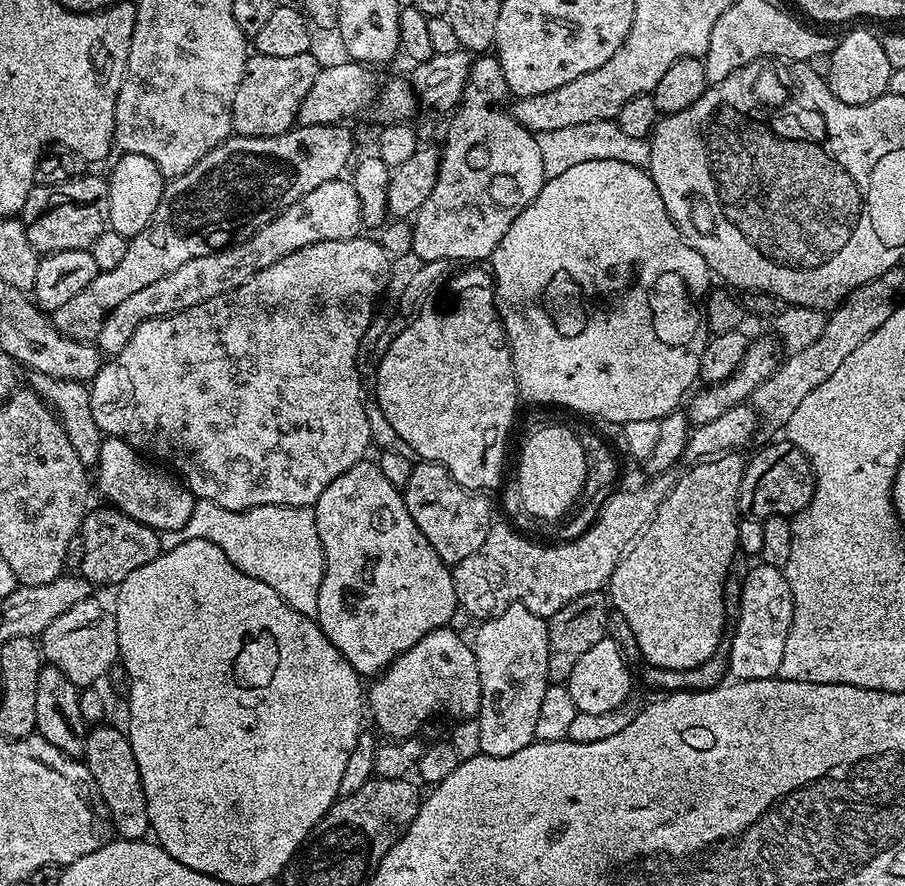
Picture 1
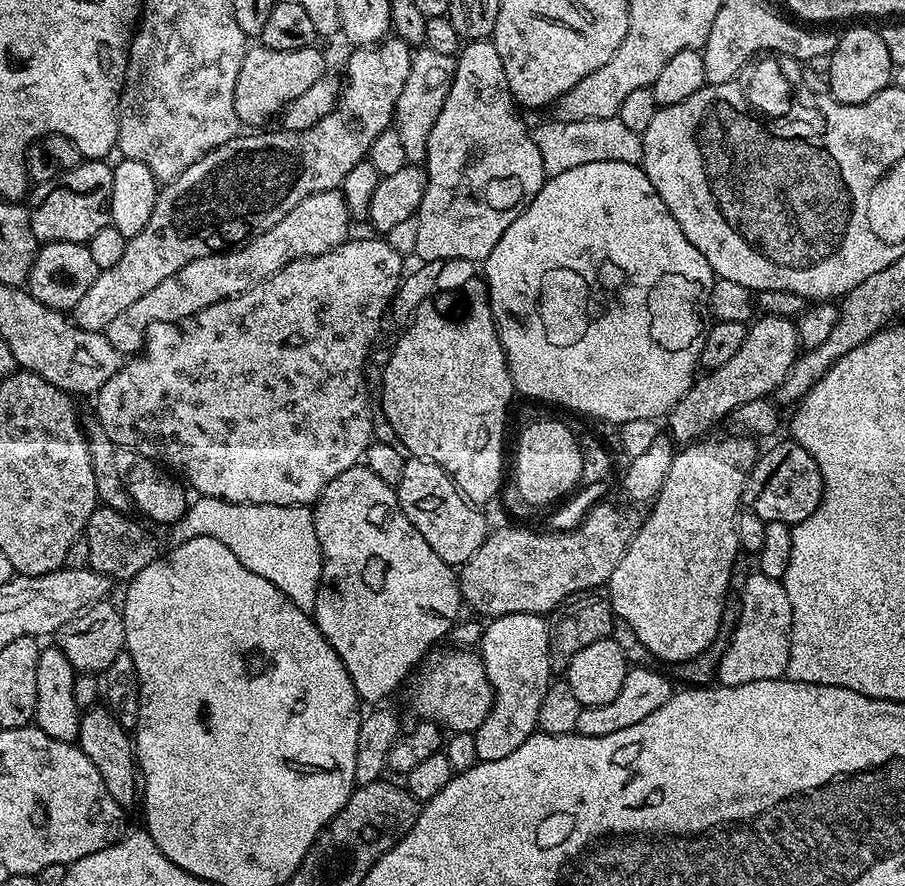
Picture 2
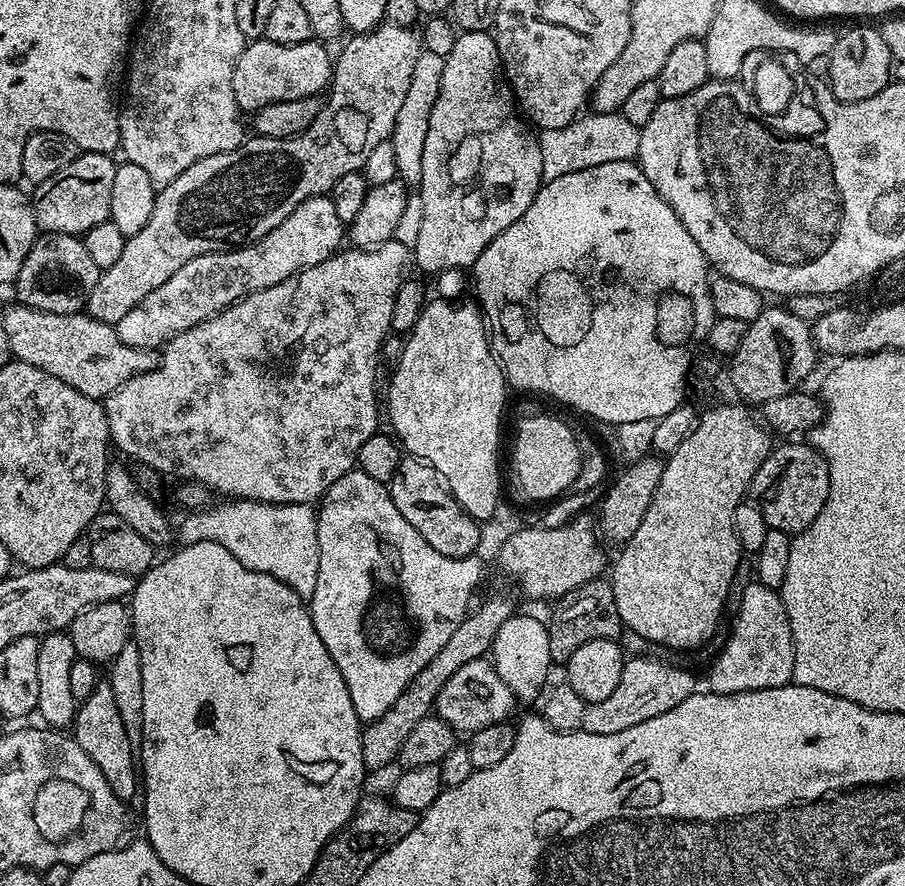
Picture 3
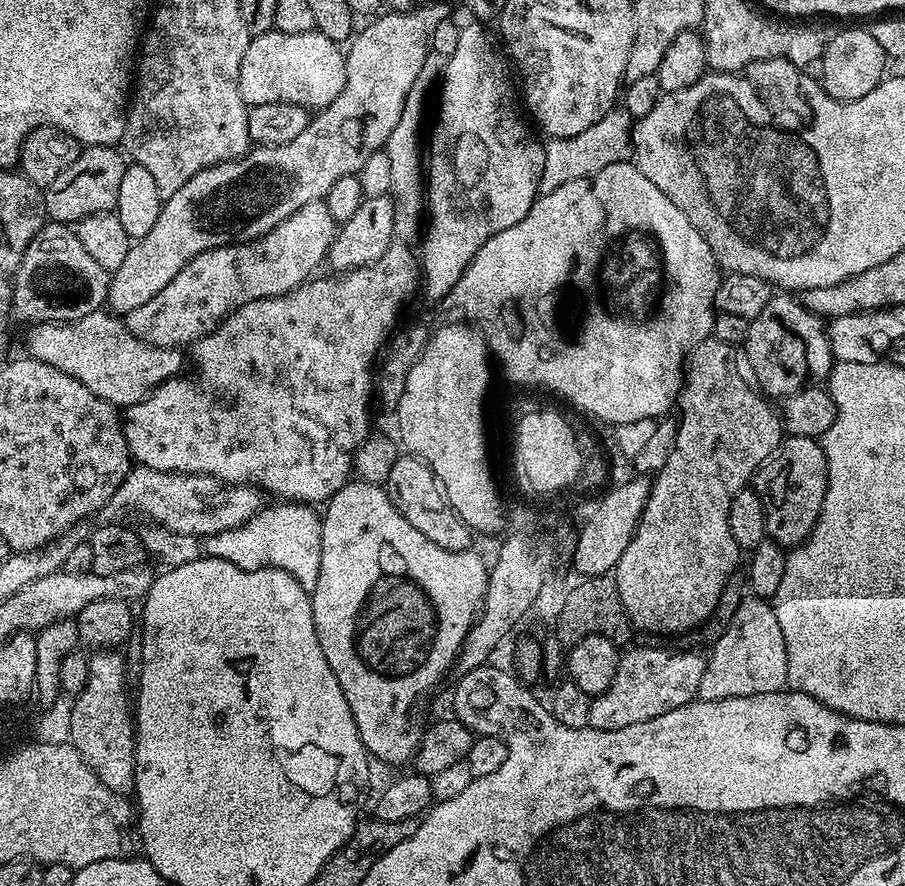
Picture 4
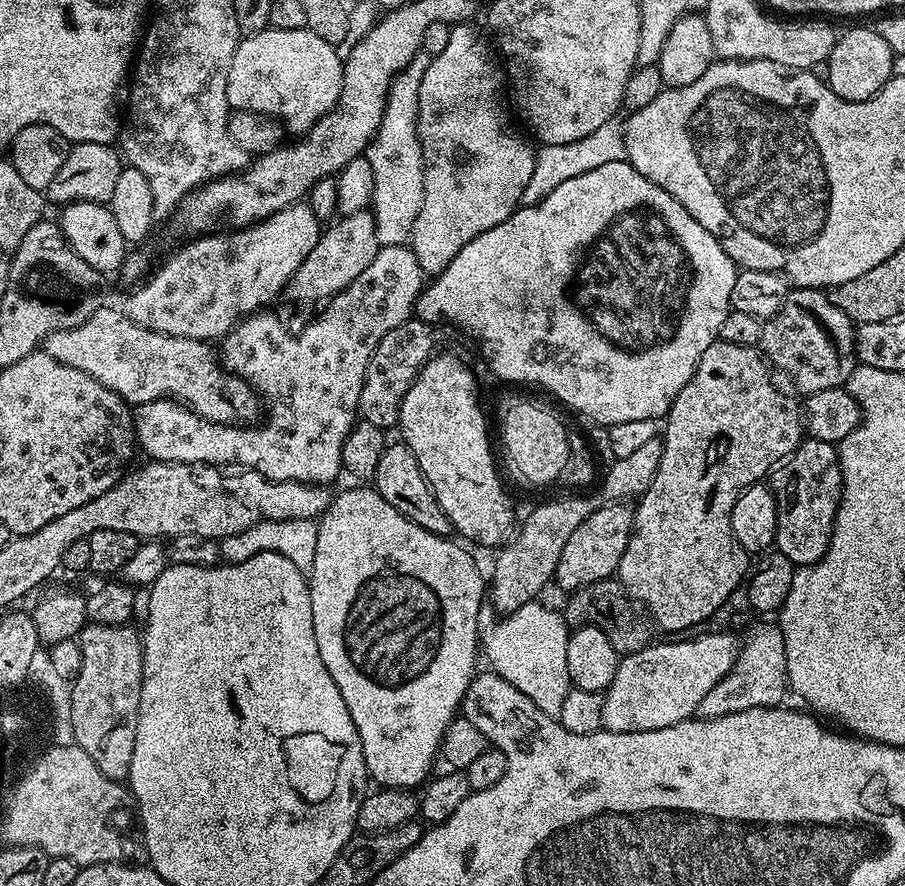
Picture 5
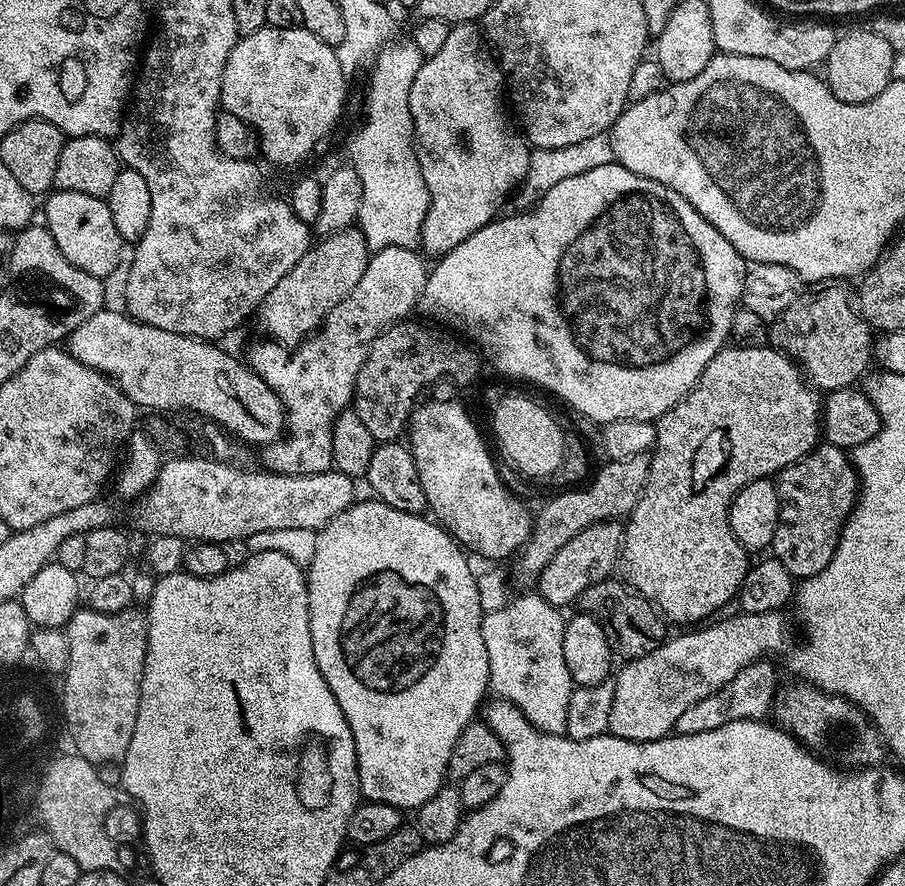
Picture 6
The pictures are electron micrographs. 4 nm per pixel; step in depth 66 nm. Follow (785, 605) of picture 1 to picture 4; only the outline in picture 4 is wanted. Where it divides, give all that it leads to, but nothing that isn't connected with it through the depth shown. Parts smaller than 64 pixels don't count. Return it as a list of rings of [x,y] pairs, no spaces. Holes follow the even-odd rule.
[[[747,598],[736,608],[728,629],[716,640],[698,693],[702,700],[740,699],[783,692],[789,687],[788,643],[775,607],[764,598]]]

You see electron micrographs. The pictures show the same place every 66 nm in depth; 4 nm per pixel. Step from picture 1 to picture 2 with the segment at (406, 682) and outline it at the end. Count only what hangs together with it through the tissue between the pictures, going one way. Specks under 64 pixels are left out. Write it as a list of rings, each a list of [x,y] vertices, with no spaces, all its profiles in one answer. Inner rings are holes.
[[[439,651],[429,652],[415,673],[417,676],[416,681],[412,684],[412,708],[420,715],[421,721],[439,724],[444,730],[463,732],[466,728],[466,724],[464,724],[464,692],[476,692],[476,704],[480,710],[484,710],[489,707],[492,687],[486,678],[484,664],[475,651]]]

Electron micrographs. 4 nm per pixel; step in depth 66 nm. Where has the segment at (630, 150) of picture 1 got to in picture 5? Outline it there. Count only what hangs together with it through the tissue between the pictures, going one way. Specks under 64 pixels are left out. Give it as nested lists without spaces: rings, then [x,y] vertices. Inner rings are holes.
[[[615,119],[598,126],[586,134],[586,138],[578,138],[578,142],[566,142],[565,144],[546,144],[536,148],[536,161],[534,162],[534,174],[530,174],[530,182],[526,182],[523,203],[525,205],[537,204],[550,194],[562,182],[570,178],[578,178],[578,174],[587,174],[595,170],[597,166],[607,166],[609,162],[618,162],[626,157],[626,142],[624,141],[624,129]]]

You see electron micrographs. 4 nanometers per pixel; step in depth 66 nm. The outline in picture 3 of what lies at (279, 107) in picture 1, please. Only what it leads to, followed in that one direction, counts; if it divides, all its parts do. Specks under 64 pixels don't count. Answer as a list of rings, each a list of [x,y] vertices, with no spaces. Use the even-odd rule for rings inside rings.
[[[263,38],[251,41],[234,66],[234,98],[241,113],[257,112],[270,102],[286,102],[323,93],[329,87],[334,67],[333,57],[328,57],[324,48],[327,47],[315,39],[294,46],[282,46]]]

